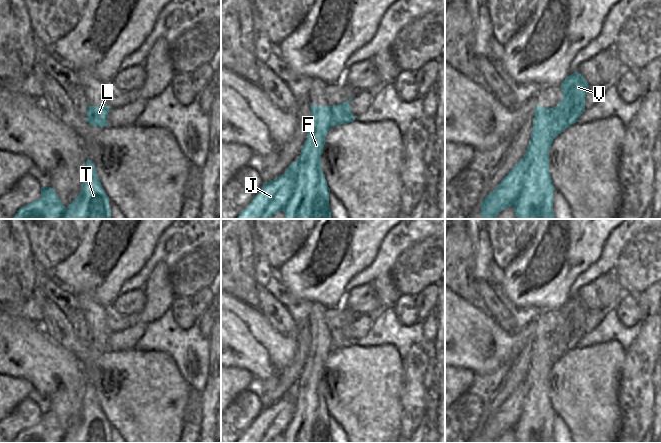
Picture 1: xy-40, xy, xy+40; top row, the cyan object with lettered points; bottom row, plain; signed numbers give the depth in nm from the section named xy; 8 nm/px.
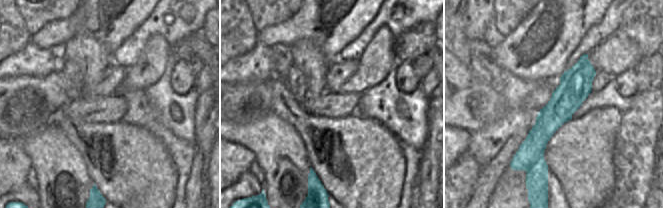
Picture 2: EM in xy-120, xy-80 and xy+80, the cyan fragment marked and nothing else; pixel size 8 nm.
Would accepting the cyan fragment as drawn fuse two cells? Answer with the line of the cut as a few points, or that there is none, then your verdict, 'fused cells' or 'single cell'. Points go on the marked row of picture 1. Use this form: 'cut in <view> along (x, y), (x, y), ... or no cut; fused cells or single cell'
cut in xy along (320, 161), (299, 163), (297, 188), (289, 203), (282, 210); fused cells

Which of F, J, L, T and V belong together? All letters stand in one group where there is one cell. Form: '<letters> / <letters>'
F J L V / T

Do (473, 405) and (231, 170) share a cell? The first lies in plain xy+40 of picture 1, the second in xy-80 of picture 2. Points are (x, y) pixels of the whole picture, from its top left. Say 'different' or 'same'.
different

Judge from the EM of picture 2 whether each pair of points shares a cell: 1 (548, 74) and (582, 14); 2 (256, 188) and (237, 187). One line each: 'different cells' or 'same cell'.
1: same cell
2: same cell

